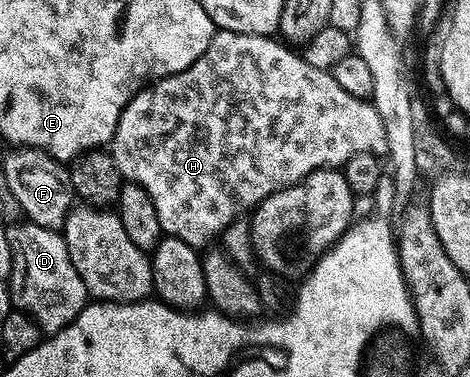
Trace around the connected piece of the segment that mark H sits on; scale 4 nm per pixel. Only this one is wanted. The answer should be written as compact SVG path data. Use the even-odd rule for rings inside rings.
M217 30L207 52L203 52L203 56L199 56L199 60L195 60L191 68L157 79L144 90L140 90L127 104L127 108L123 108L111 143L115 168L119 168L125 182L137 182L147 192L147 196L151 196L151 204L155 204L155 212L159 212L159 224L168 237L183 240L194 248L208 247L212 238L213 241L220 239L222 232L234 220L248 215L264 198L303 181L311 172L344 167L345 162L351 160L351 156L359 156L359 152L388 155L383 120L379 118L379 112L373 107L372 101L351 96L351 92L343 92L343 88L335 84L330 71L311 68L304 56L293 50L296 49L268 34L240 34L230 30Z

